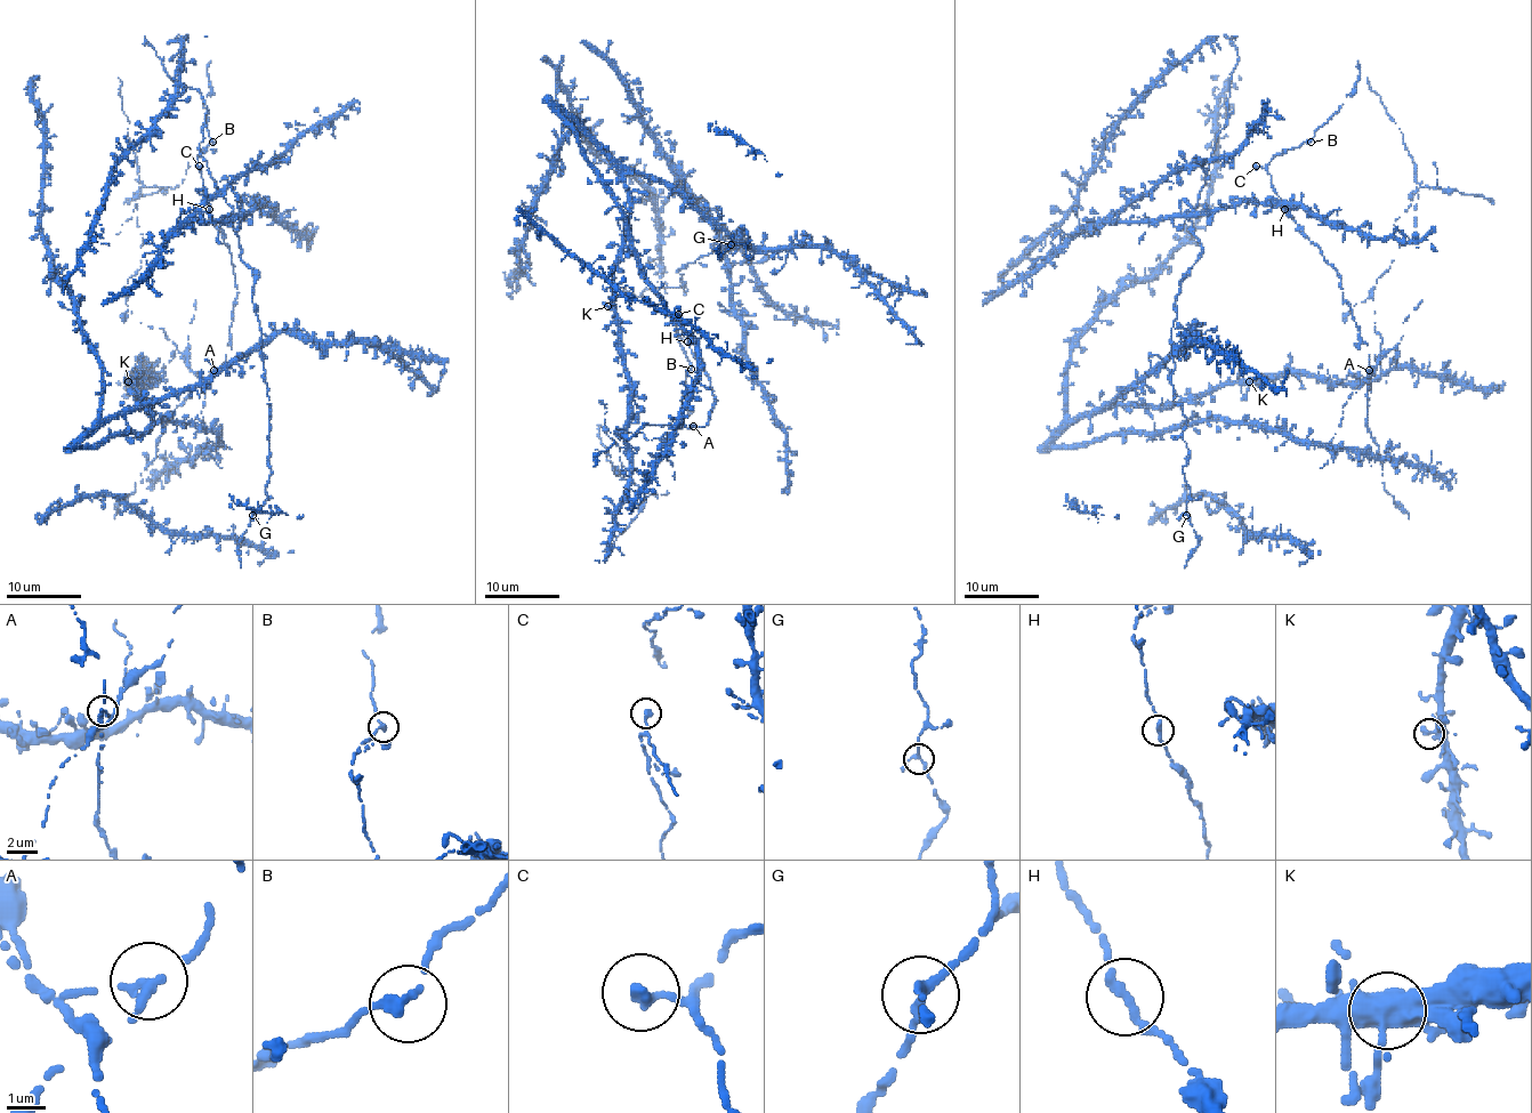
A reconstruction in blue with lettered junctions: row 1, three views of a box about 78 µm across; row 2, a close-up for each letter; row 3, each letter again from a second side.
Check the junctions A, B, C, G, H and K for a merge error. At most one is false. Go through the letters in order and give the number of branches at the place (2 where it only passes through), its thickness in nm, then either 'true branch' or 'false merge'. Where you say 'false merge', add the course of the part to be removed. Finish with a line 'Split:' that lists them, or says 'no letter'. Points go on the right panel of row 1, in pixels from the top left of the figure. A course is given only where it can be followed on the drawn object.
A: 2 | 280 nm | false merge | (1369, 370), (1383, 341), (1375, 328), (1377, 280), (1412, 234), (1410, 196), (1420, 185), (1403, 134), (1368, 78)
B: 2 | 240 nm | true branch
C: 1 | 320 nm | true branch
G: 3 | 200 nm | true branch
H: 2 | 280 nm | true branch
K: 2 | 380 nm | true branch
Split: A

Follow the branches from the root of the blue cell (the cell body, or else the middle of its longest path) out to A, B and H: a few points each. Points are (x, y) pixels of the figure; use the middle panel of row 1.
A: (620, 161), (557, 114), (620, 210), (647, 285), (696, 346), (699, 378), (680, 401), (682, 421), (693, 427)
B: (620, 161), (557, 114), (647, 285), (696, 346), (682, 421), (704, 427), (710, 379), (676, 325), (691, 369)
H: (620, 161), (557, 114), (620, 210), (647, 285), (696, 346), (682, 421), (704, 427), (716, 401), (687, 341)

